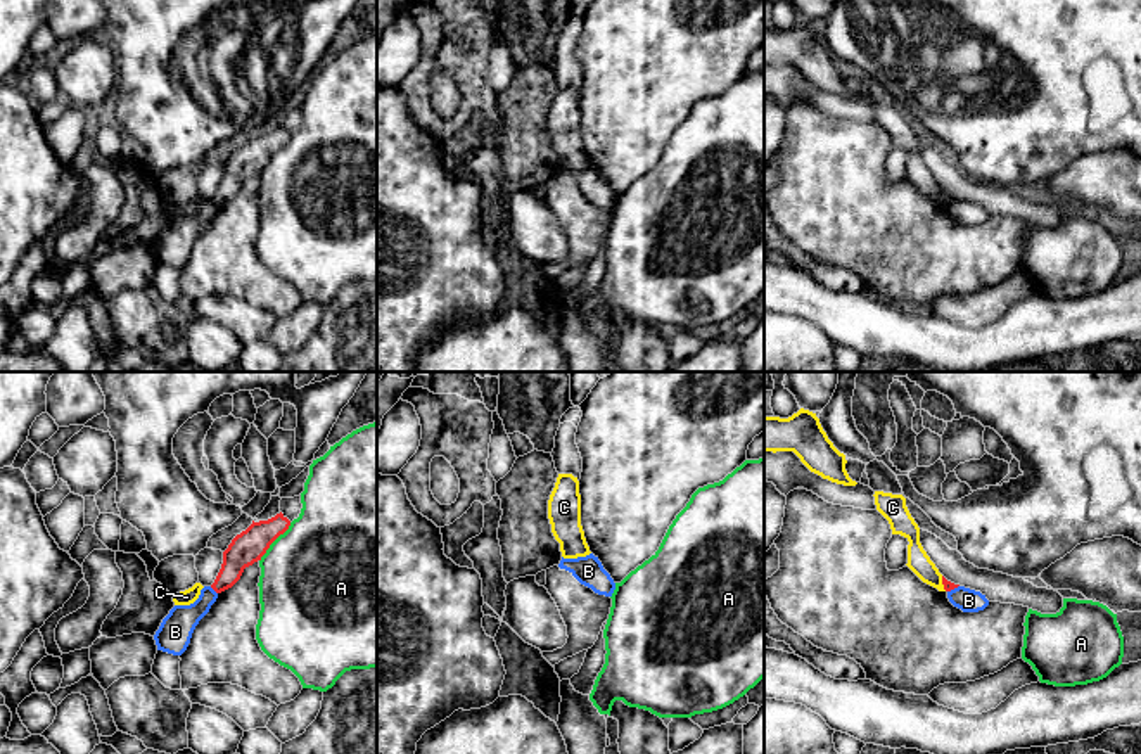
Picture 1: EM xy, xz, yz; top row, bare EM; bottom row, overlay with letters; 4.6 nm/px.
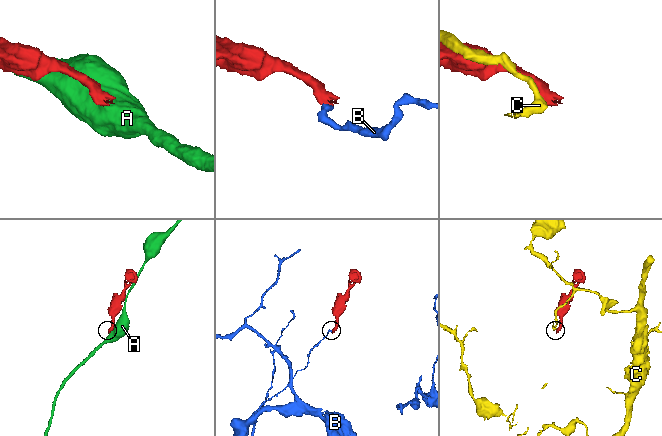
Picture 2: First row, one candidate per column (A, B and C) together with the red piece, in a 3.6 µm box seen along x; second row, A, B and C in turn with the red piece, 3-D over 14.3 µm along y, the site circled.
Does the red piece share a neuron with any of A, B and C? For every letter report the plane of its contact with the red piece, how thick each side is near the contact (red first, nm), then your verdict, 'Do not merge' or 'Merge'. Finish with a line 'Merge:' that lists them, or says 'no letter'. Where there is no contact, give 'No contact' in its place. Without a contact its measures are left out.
A: Touches red in xy. Thickness 150 nm (red) against 500 nm. Do not merge
B: Touches red in xy. Thickness 150 nm (red) against 150 nm. Do not merge
C: Touches red in yz. Thickness 50 nm (red) against 100 nm. Do not merge
Merge: no letter

